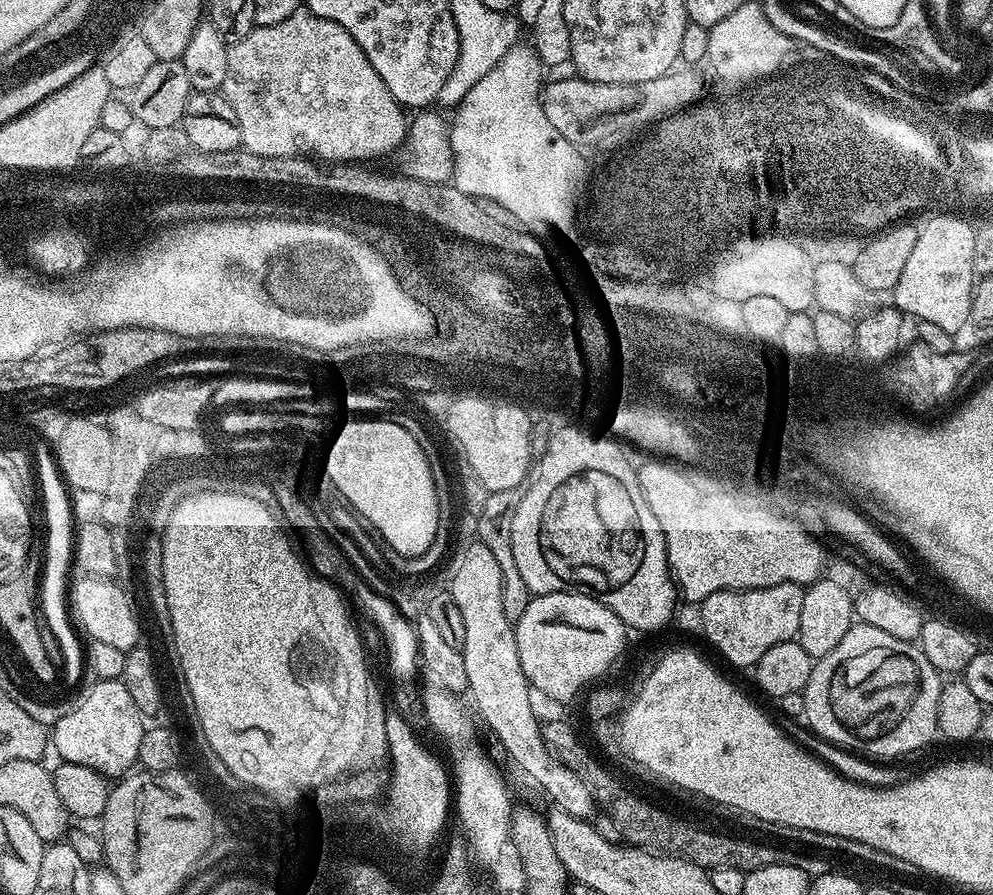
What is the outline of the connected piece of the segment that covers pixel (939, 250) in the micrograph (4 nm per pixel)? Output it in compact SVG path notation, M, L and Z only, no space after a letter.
M936 214L933 220L922 224L918 242L902 270L902 278L898 278L894 293L895 307L905 317L932 322L953 334L964 328L977 279L974 270L976 228L963 219L965 217L960 214Z

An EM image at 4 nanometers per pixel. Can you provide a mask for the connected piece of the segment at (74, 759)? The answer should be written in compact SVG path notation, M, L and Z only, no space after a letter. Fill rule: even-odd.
M123 679L96 680L88 693L73 703L70 712L51 726L50 744L53 749L56 747L59 759L65 764L90 766L105 777L120 778L137 763L138 746L142 746L145 731L145 721Z

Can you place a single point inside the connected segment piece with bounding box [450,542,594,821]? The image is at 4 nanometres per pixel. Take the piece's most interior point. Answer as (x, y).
(496, 680)

